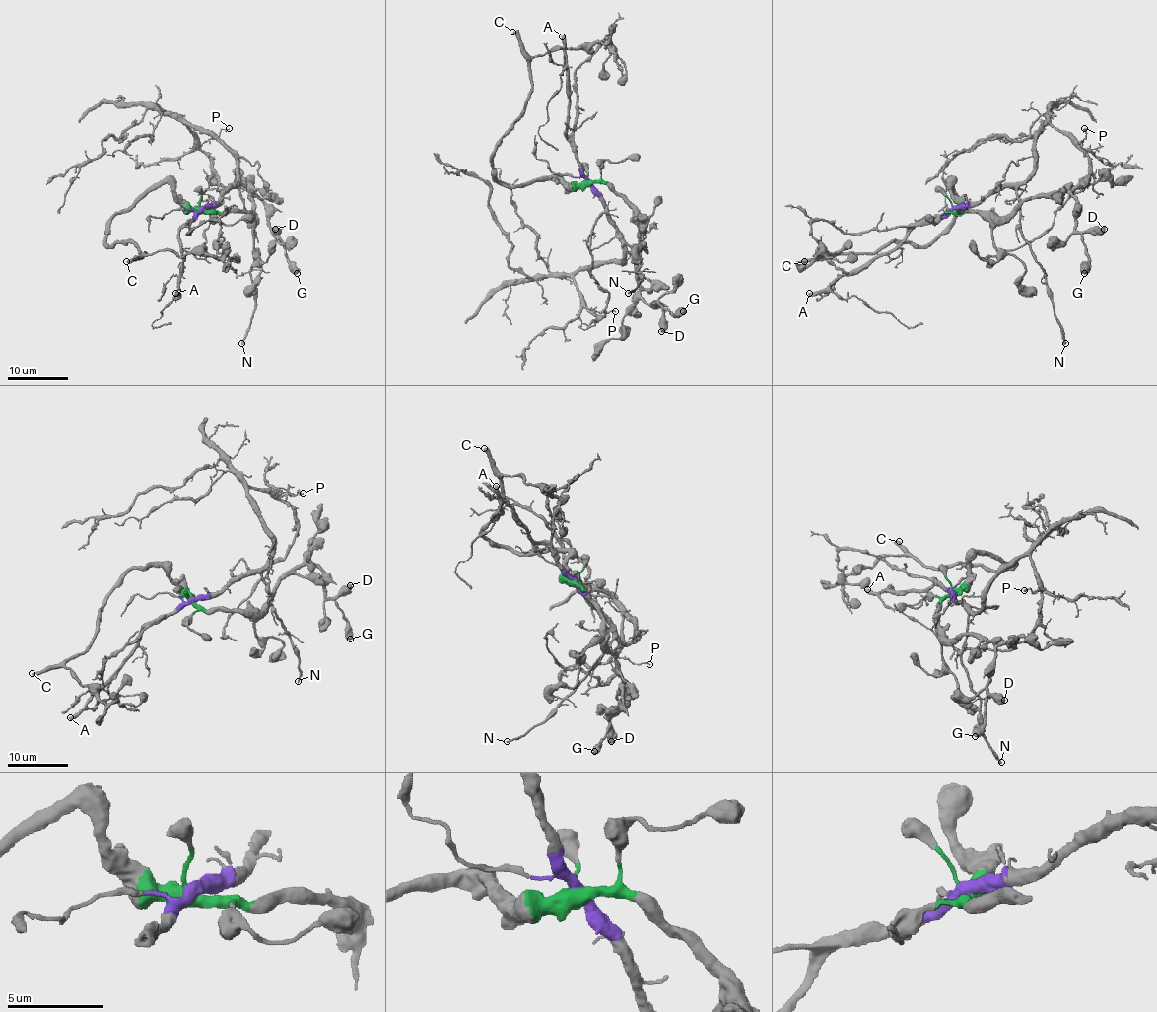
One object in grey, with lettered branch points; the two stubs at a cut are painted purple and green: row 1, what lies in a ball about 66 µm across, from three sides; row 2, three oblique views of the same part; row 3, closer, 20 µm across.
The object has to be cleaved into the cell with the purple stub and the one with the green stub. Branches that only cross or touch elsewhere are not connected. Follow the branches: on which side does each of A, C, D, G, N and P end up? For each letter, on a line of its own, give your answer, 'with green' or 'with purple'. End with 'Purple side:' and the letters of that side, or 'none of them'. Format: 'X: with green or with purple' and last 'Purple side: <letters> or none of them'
A: with purple
C: with green
D: with green
G: with green
N: with purple
P: with purple
Purple side: A, N, P

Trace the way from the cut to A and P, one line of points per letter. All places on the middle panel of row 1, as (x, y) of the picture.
A: (588, 182), (578, 163), (576, 148), (565, 134), (570, 91), (562, 35)
P: (588, 182), (618, 233), (622, 261), (581, 268), (574, 276), (579, 301), (587, 307), (614, 312)

